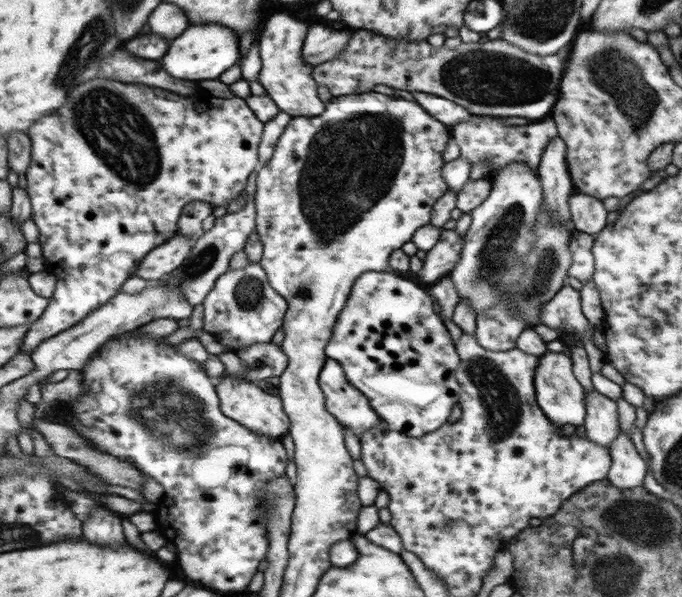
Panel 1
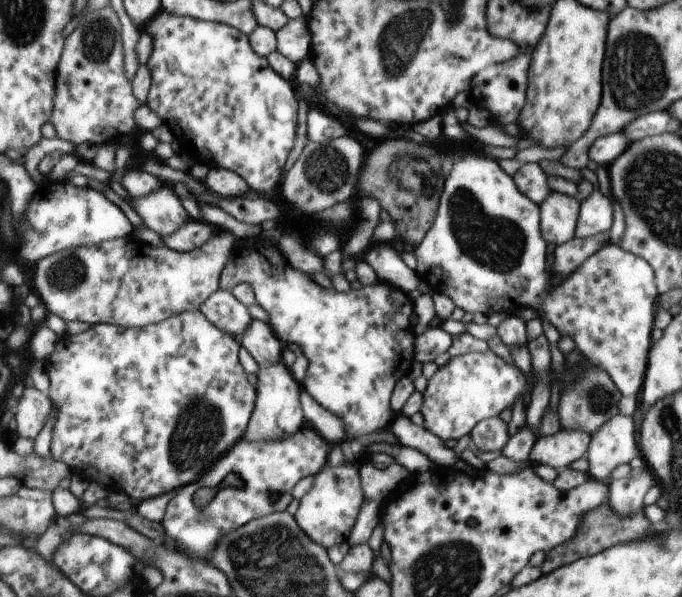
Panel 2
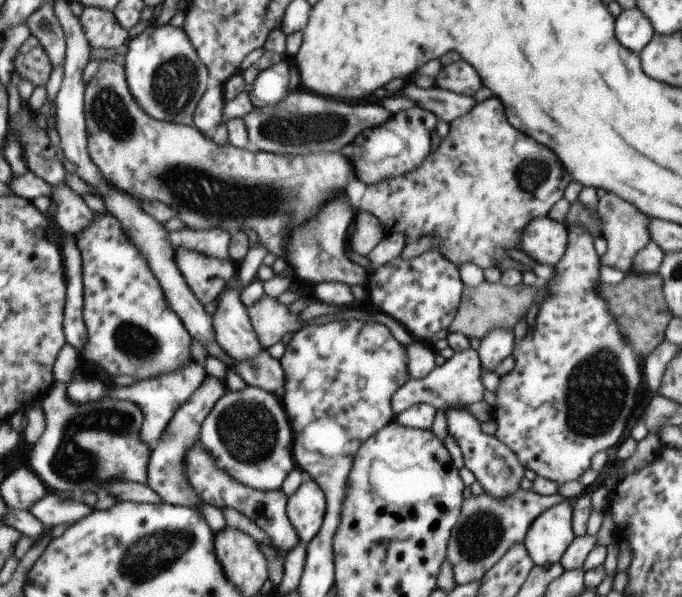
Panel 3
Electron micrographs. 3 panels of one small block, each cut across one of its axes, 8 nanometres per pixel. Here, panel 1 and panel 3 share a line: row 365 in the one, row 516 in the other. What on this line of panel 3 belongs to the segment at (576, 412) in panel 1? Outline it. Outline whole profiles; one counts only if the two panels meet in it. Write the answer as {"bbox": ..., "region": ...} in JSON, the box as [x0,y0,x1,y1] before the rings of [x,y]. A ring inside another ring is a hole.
{"bbox":[522,499,574,568],"region":[[[564,499],[563,502],[553,505],[542,514],[539,514],[539,517],[530,523],[530,528],[526,530],[522,542],[533,564],[548,568],[558,563],[562,558],[563,551],[574,538],[572,529],[573,505],[570,500]]]}

